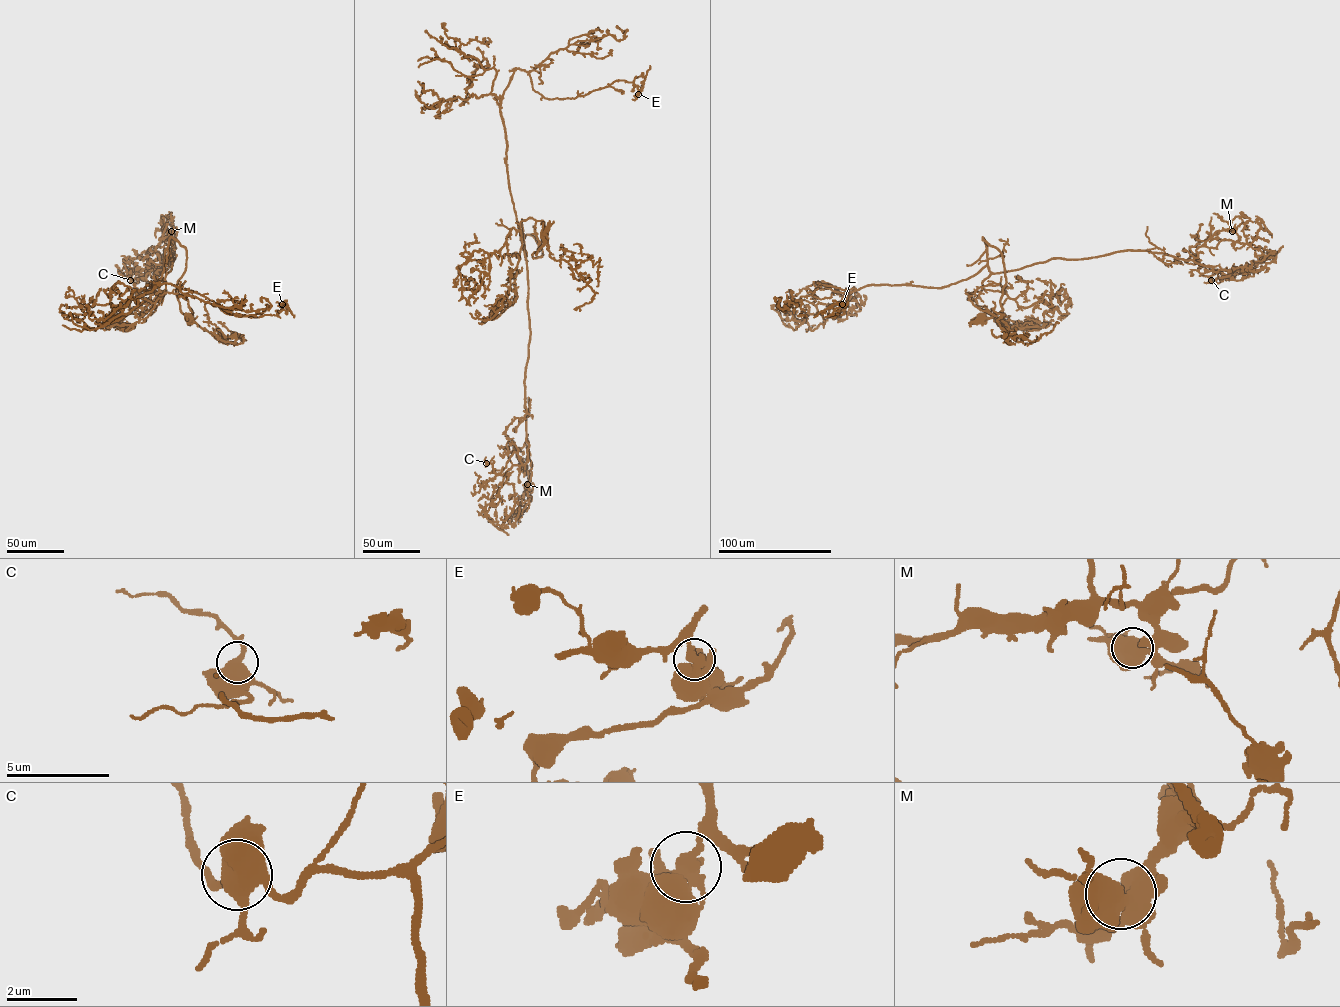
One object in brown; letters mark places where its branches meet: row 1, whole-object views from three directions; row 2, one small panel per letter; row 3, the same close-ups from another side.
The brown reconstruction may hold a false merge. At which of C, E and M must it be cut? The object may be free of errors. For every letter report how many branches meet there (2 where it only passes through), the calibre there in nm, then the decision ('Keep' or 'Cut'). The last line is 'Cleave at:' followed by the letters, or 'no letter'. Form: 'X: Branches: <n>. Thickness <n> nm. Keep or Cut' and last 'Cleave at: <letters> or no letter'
C: Branches: 2. Thickness 500 nm. Keep
E: Branches: 2. Thickness 500 nm. Cut
M: Branches: 2. Thickness 500 nm. Keep
Cleave at: E

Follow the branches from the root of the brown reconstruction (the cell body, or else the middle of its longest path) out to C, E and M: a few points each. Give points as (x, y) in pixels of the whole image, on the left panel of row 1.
C: (189, 319), (176, 292), (187, 251), (175, 239), (165, 251), (169, 272), (168, 250), (166, 270), (130, 280)
E: (189, 319), (176, 292), (187, 251), (171, 237), (145, 293), (170, 283), (250, 317), (282, 304)
M: (189, 319), (176, 292), (187, 251), (172, 237), (164, 266), (167, 273), (174, 259), (171, 231)

